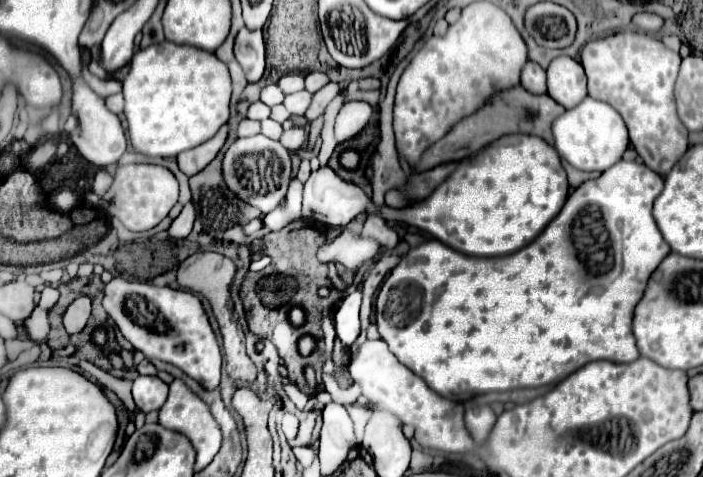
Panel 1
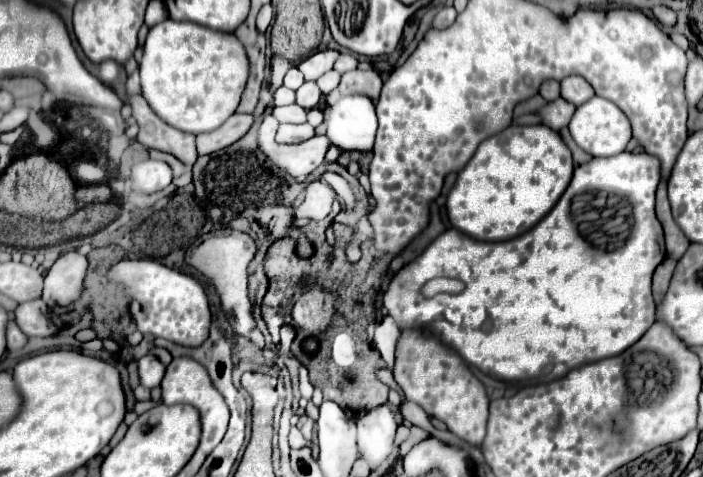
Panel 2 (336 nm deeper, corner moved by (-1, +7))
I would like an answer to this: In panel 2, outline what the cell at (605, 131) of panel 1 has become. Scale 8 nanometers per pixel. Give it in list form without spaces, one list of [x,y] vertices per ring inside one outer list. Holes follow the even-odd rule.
[[[592,97],[590,101],[586,101],[576,109],[570,121],[570,133],[572,133],[572,139],[592,157],[614,157],[626,149],[632,137],[628,117],[612,101],[602,97]]]

